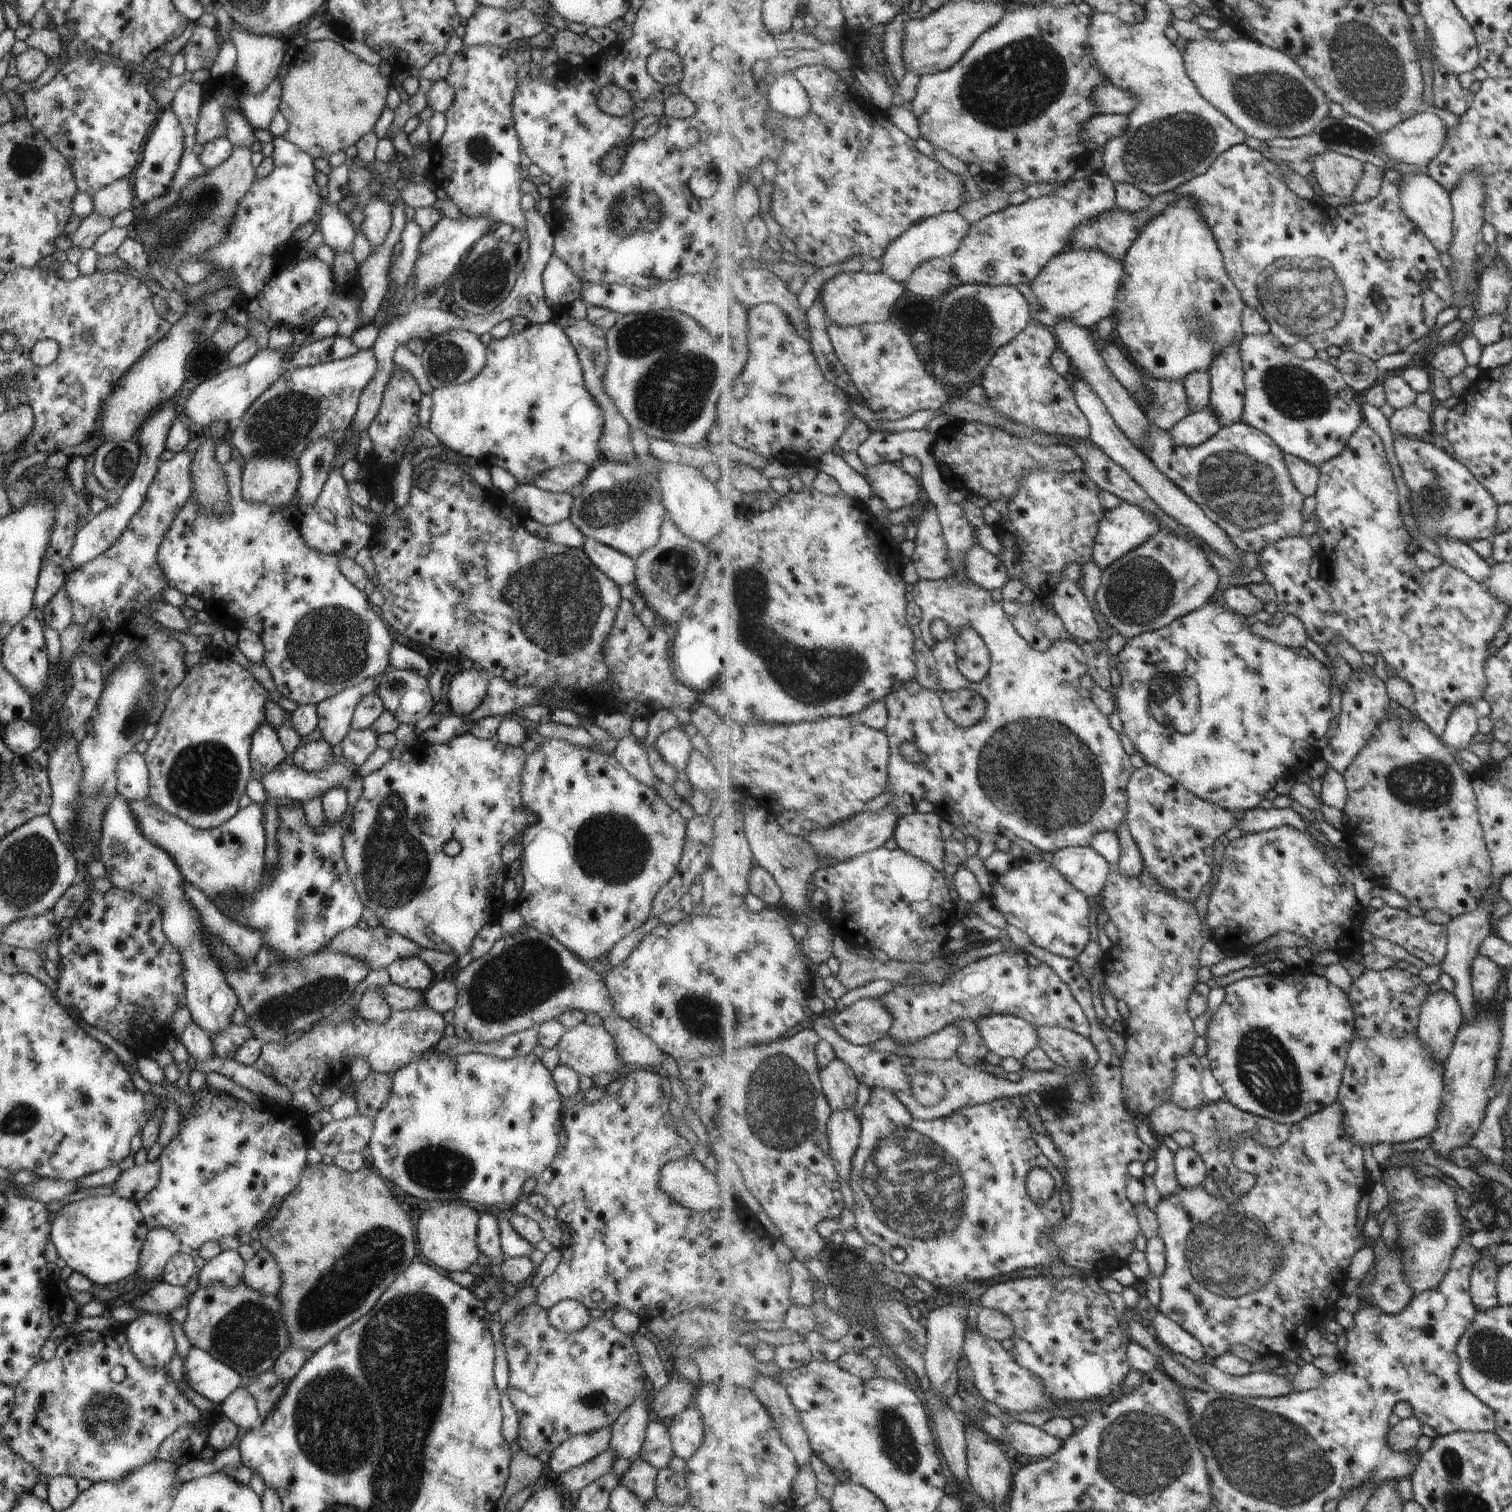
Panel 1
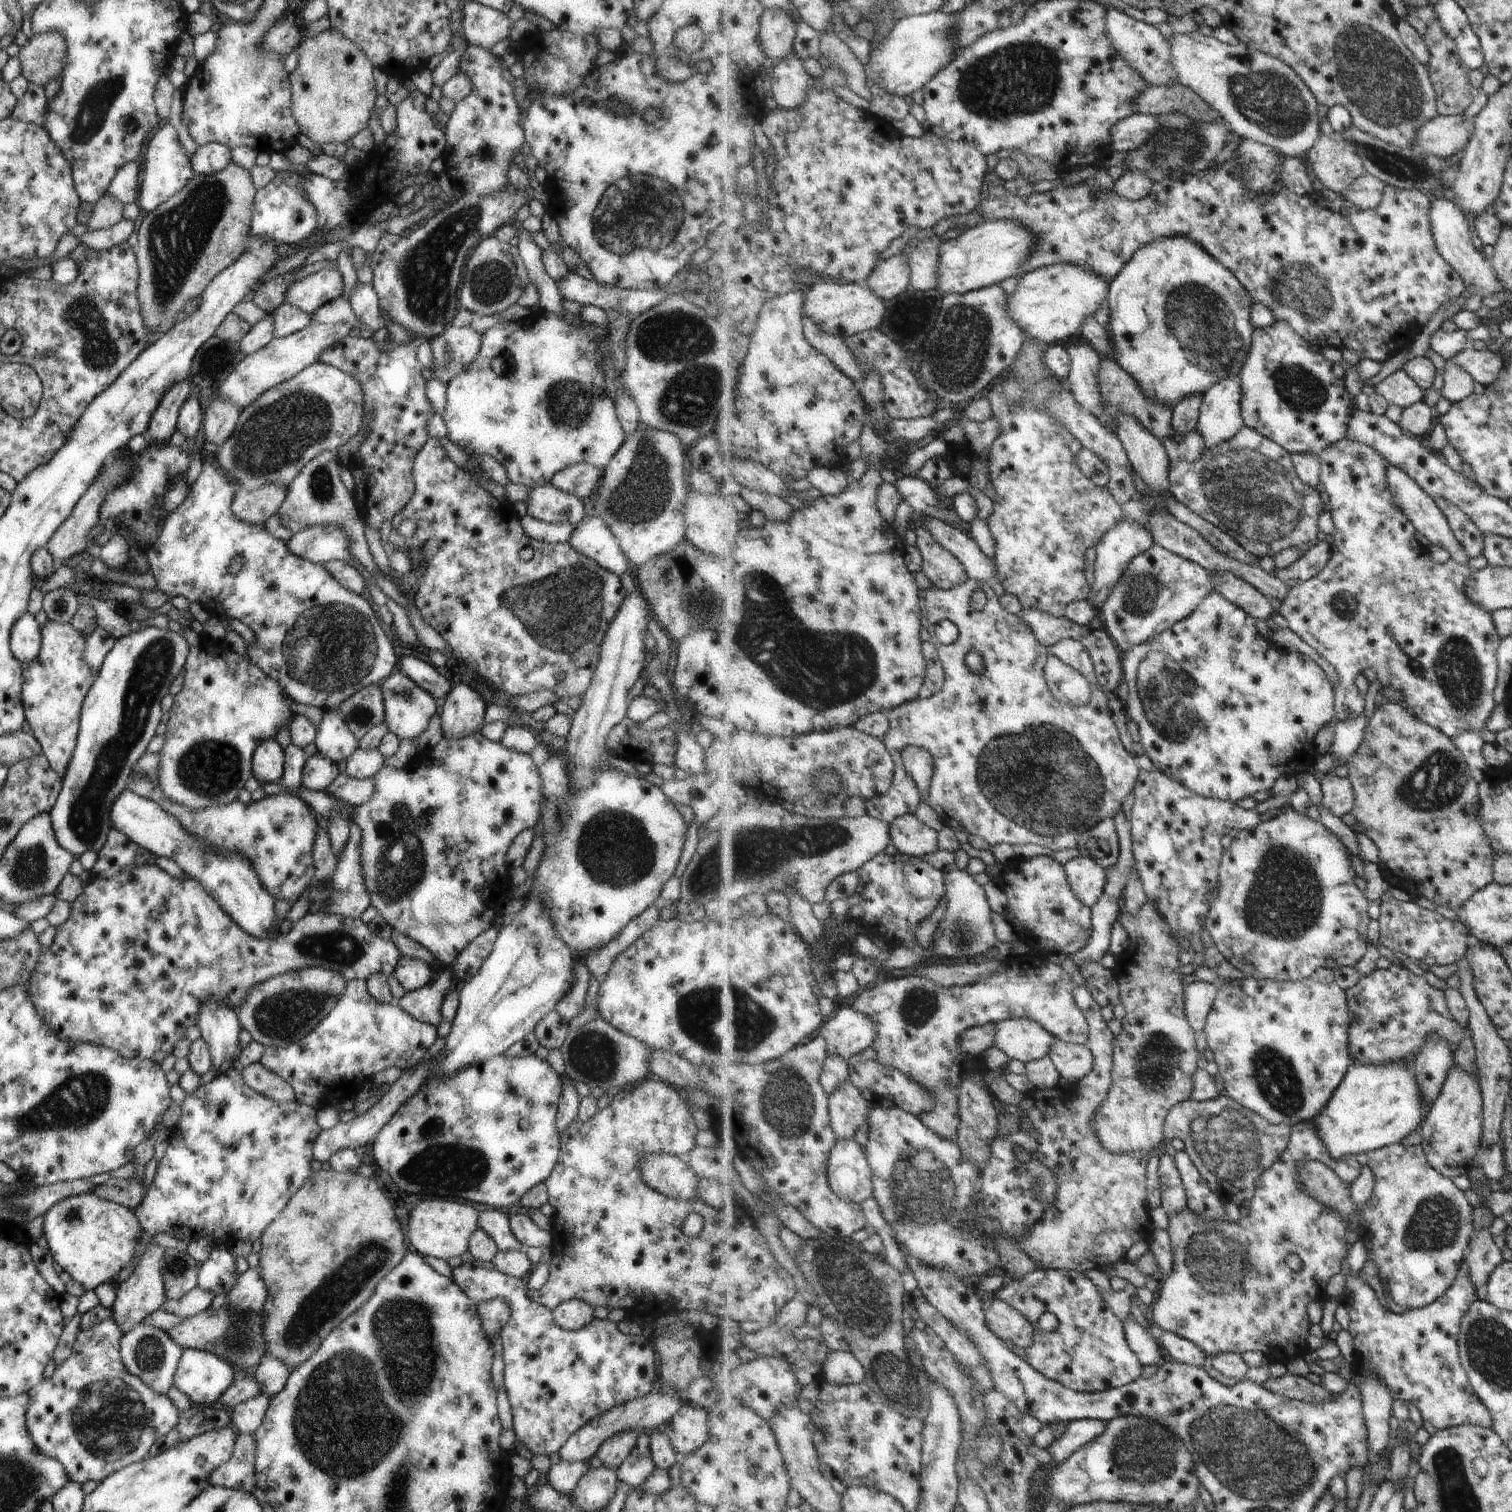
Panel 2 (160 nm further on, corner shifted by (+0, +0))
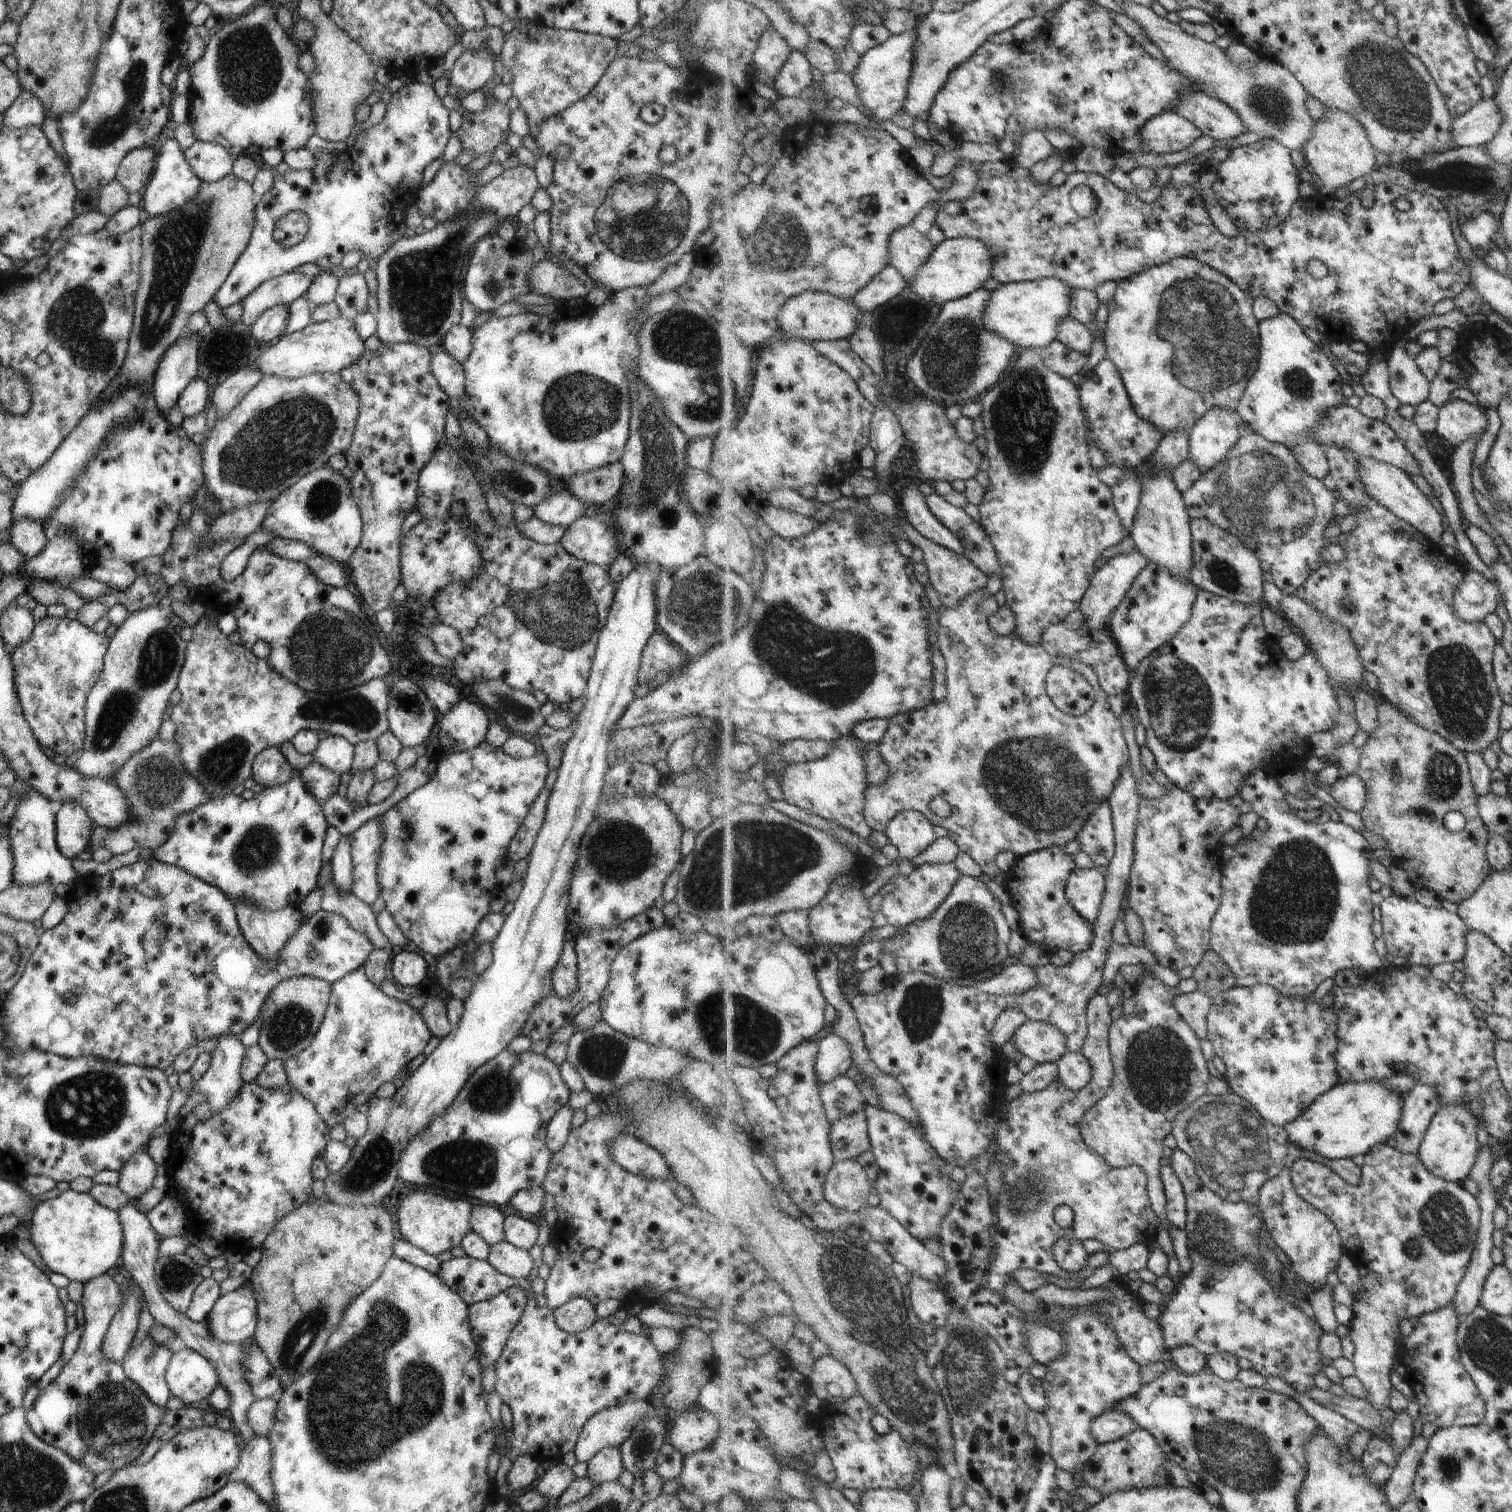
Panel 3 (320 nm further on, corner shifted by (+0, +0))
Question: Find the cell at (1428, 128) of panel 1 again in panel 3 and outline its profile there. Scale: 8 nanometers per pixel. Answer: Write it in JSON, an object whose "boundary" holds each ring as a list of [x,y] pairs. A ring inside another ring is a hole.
{"boundary":[[[1495,96],[1484,98],[1467,114],[1453,121],[1453,136],[1456,146],[1476,147],[1488,145],[1500,131],[1504,116],[1498,108]]]}

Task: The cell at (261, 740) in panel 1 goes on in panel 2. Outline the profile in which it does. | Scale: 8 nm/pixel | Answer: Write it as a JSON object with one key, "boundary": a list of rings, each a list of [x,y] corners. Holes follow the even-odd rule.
{"boundary":[[[266,737],[257,744],[250,759],[250,772],[260,785],[279,781],[283,769],[283,750],[276,740]]]}

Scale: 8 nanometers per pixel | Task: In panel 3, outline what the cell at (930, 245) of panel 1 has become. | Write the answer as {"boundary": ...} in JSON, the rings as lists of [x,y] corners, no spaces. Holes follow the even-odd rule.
{"boundary":[[[889,264],[867,287],[859,291],[853,300],[860,309],[868,313],[877,310],[883,304],[887,304],[895,296],[899,296],[901,292],[906,290],[907,286],[908,282],[899,272],[899,269]]]}

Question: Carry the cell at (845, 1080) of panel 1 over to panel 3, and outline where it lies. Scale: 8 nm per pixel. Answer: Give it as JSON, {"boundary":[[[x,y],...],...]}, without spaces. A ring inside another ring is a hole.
{"boundary":[[[858,1110],[832,1125],[830,1139],[837,1163],[858,1160],[864,1152],[872,1150],[865,1110]]]}

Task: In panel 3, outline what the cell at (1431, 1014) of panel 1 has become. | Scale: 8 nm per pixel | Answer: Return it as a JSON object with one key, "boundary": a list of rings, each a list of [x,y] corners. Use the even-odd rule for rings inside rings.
{"boundary":[[[1418,1084],[1404,1098],[1404,1110],[1393,1138],[1395,1148],[1417,1155],[1425,1133],[1441,1109],[1440,1095],[1432,1086]]]}

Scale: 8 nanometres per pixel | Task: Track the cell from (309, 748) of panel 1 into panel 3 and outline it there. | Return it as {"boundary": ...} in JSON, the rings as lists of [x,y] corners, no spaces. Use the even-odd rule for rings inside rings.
{"boundary":[[[313,761],[298,772],[303,786],[316,801],[334,795],[339,785],[339,775]]]}

